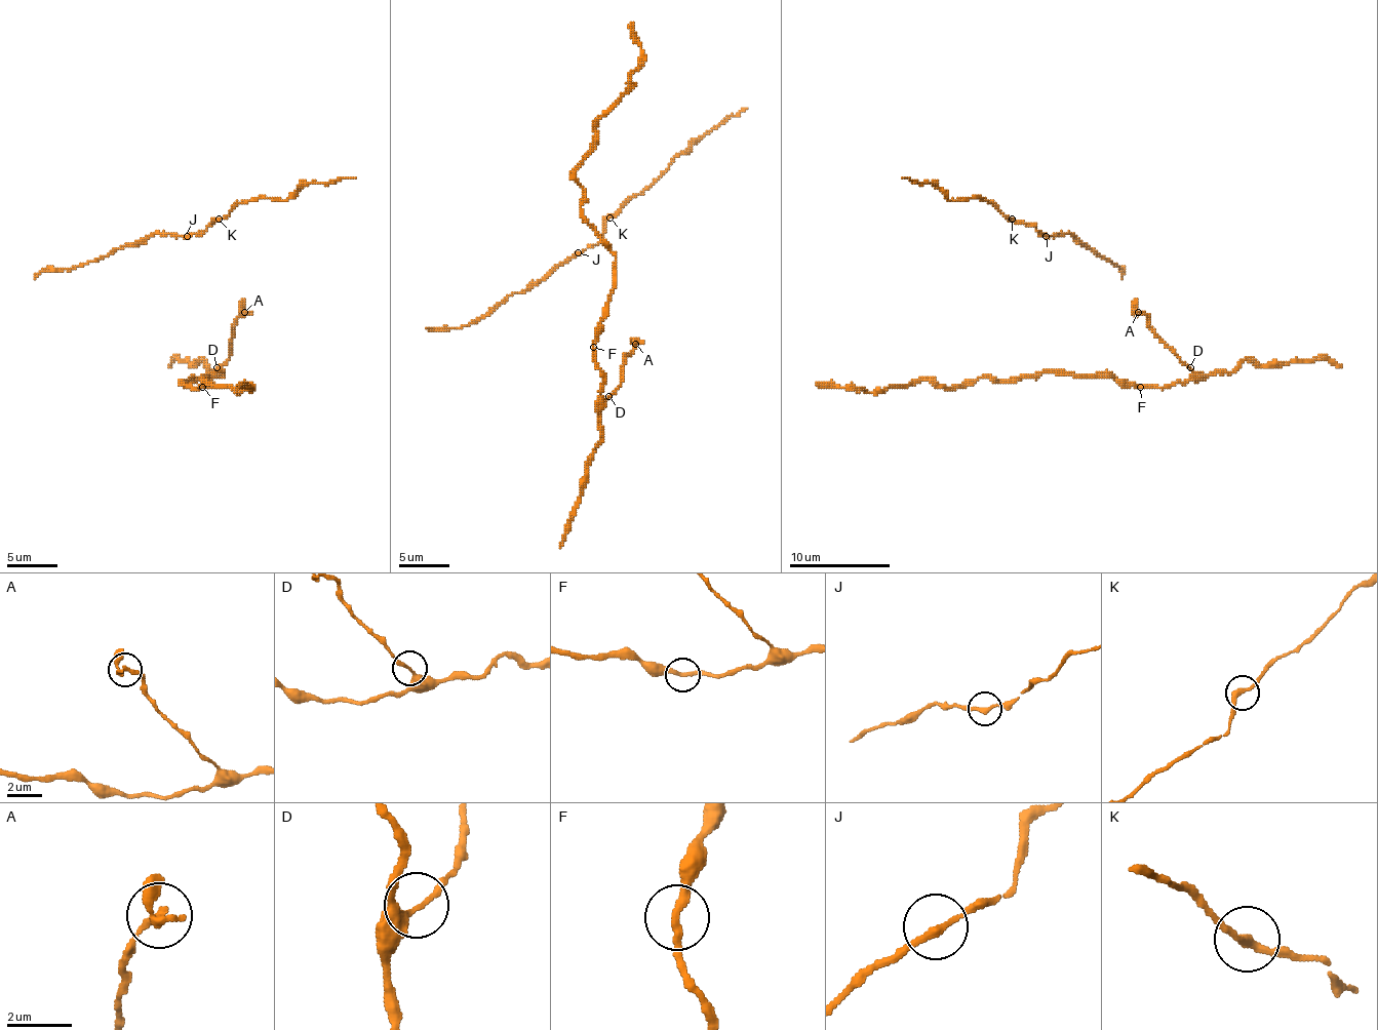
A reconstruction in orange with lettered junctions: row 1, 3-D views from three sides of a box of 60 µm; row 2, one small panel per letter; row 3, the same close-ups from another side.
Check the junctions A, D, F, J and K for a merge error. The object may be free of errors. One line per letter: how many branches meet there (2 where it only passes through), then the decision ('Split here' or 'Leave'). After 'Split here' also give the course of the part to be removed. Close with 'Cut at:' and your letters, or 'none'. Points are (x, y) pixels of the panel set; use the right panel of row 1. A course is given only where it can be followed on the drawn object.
A: Branches: 2. Leave
D: Branches: 2. Leave
F: Branches: 2. Leave
J: Branches: 2. Leave
K: Branches: 2. Leave
Cut at: none

